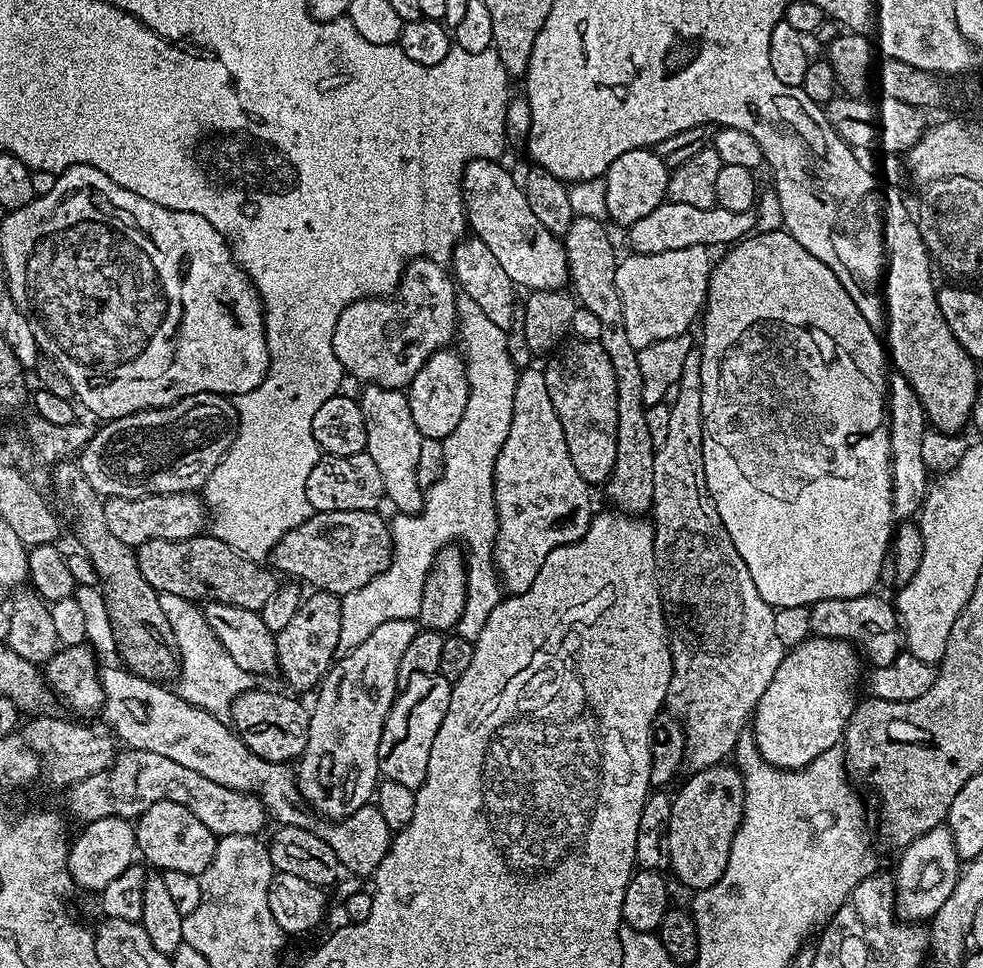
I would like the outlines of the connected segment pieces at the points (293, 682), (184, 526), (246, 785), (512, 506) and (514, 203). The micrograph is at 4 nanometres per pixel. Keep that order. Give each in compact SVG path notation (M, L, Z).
M312 590L301 599L298 614L290 618L290 622L276 633L276 658L279 671L284 671L284 680L297 693L307 688L315 689L323 680L328 669L337 659L339 630L342 627L340 617L341 597L333 592Z
M179 492L165 496L139 496L122 498L110 496L104 500L106 526L111 532L134 549L140 545L166 538L167 540L189 540L201 535L206 528L206 505L195 492Z
M123 666L101 667L98 679L104 692L102 711L121 745L131 750L163 754L181 766L202 774L202 778L218 782L218 786L258 797L264 803L267 815L271 819L273 816L277 825L317 827L317 817L302 803L300 786L293 769L291 772L288 764L275 764L266 758L258 758L258 754L249 750L221 717L186 702L171 687L147 680L145 676L136 676Z
M536 366L523 369L517 375L514 386L510 434L506 434L506 442L502 442L502 450L498 450L494 466L494 502L499 520L492 561L496 564L496 574L505 593L530 590L530 582L538 578L538 570L542 570L542 562L546 562L546 554L550 554L550 550L558 550L558 546L573 544L584 538L594 515L592 492L582 474L578 474L574 462L570 462L566 434L562 430L562 422L558 422L558 410L554 410L554 402L550 402L550 390L546 390L543 371Z
M472 160L464 168L460 189L464 199L464 218L467 227L475 239L486 242L486 247L502 265L502 270L506 270L506 275L511 278L513 284L532 292L563 289L570 280L563 239L546 230L545 226L538 222L537 215L530 210L521 181L516 181L502 165L500 160Z

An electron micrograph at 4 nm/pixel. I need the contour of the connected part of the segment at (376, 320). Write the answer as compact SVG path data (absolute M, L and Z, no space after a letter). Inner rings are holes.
M412 260L404 267L400 285L391 298L356 300L342 314L338 314L338 326L334 326L334 354L349 377L364 380L365 385L377 384L383 388L407 389L414 374L426 366L436 352L449 347L458 332L456 302L458 284L449 269L439 260Z

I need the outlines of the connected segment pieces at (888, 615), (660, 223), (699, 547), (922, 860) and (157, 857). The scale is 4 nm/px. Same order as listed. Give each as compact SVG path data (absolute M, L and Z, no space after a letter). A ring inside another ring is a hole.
M877 594L858 598L826 598L811 605L812 632L826 638L849 640L866 657L869 665L884 668L902 651L902 625L895 607Z
M668 200L659 204L646 218L627 225L628 244L637 256L662 254L666 250L686 250L686 246L702 246L709 250L723 249L725 246L740 243L753 235L756 227L755 211L722 210L721 208L699 208L686 206L686 202ZM724 244L724 245L723 245Z
M693 346L690 354L686 354L686 362L682 365L680 383L671 397L672 409L668 412L668 421L664 424L664 440L659 441L656 457L654 458L654 502L650 519L656 529L654 534L654 554L656 555L656 570L660 573L660 595L664 598L664 617L668 619L668 634L672 642L672 677L668 687L666 708L684 728L686 746L684 758L687 767L692 772L701 772L707 768L715 768L723 764L736 751L736 743L745 735L746 727L751 721L762 694L766 694L766 686L770 686L770 678L774 678L774 670L782 662L786 647L778 638L774 630L775 611L758 594L758 586L754 586L754 578L750 578L750 570L746 570L746 562L742 562L742 554L734 550L734 542L730 542L730 534L726 534L726 526L722 526L722 518L718 518L718 510L708 493L704 481L704 459L702 446L704 445L704 423L702 422L702 358L699 347Z
M941 826L914 838L899 853L894 879L896 882L896 915L905 922L929 921L936 915L942 902L954 894L954 886L962 873L962 857L956 853L952 831Z
M154 802L134 824L139 855L156 870L182 870L182 874L200 876L210 866L216 850L216 837L186 806L178 802Z

